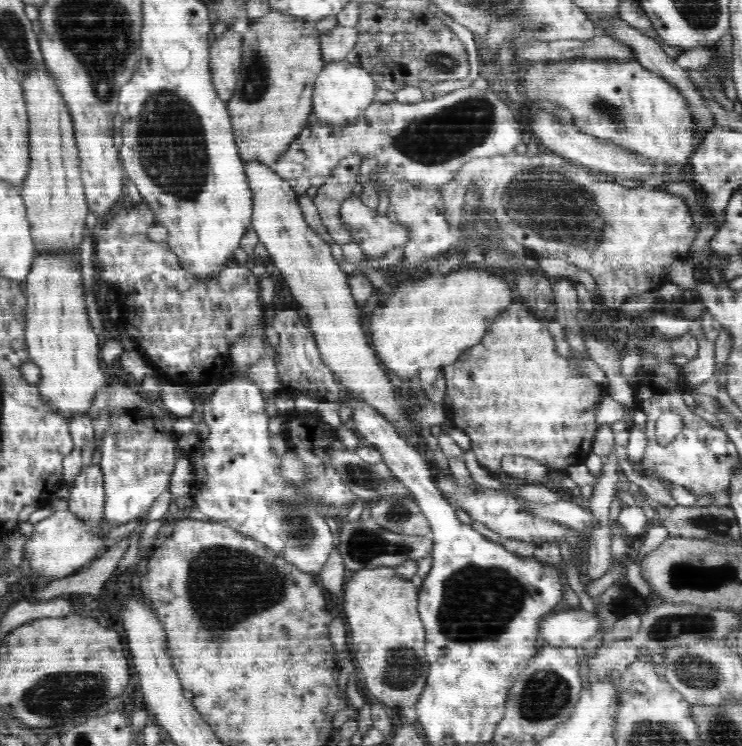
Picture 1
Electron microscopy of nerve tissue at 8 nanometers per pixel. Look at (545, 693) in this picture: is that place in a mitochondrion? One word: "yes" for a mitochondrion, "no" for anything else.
yes

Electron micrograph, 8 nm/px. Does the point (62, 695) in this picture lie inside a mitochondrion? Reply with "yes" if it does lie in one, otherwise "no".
yes

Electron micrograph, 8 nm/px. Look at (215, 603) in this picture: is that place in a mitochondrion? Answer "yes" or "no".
yes

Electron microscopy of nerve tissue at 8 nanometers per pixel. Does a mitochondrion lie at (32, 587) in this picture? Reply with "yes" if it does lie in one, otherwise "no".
no

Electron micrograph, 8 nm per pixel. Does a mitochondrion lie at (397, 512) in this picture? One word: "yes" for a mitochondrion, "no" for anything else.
yes

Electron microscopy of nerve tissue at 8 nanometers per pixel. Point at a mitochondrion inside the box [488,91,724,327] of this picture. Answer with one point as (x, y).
(551, 206)

